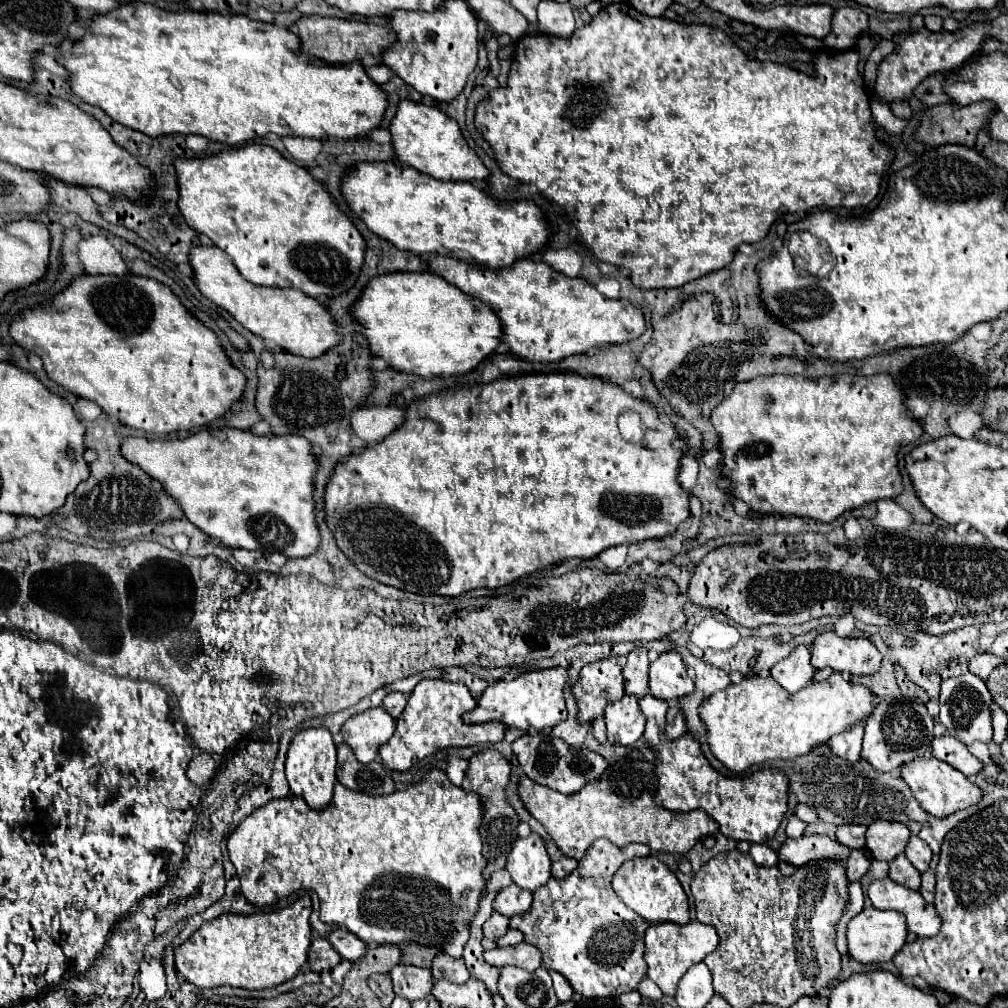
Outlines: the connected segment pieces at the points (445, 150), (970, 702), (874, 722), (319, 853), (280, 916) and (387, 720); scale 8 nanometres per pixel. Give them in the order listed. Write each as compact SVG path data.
M402 100L398 104L396 116L390 122L390 136L396 160L412 166L420 174L440 180L484 180L488 176L484 164L462 138L458 124L434 106Z
M966 672L958 678L948 678L942 682L938 720L946 728L946 734L962 740L964 744L972 744L976 740L990 742L992 740L992 724L990 724L988 704L992 704L992 696L990 696L986 684L976 680L976 676L972 676L970 672Z
M916 698L882 700L866 720L862 758L868 760L878 772L894 772L902 764L928 756L934 740L934 718L928 714L926 706Z
M434 768L424 776L424 780L420 780L416 784L410 784L406 790L396 790L388 796L366 796L366 794L354 792L350 788L344 788L342 784L336 784L336 792L334 792L334 798L332 798L332 804L328 806L328 810L314 810L302 798L296 798L296 796L288 796L288 798L282 798L282 800L272 800L266 806L252 812L232 832L232 836L228 838L228 854L230 854L232 864L236 866L236 872L238 872L238 878L240 878L242 892L244 892L246 900L252 902L258 908L274 906L278 900L284 900L298 890L312 890L320 896L322 922L326 922L326 924L346 926L358 938L372 940L380 946L384 946L384 944L400 946L400 944L406 944L406 942L424 940L424 946L440 946L442 952L446 952L448 956L460 958L462 950L464 950L464 946L470 938L470 924L476 918L482 894L486 892L484 870L488 866L488 860L482 856L482 838L480 838L480 832L478 832L482 820L484 820L482 796L478 796L476 792L466 792L460 786L454 786L448 780L444 770Z
M304 894L292 906L286 906L276 912L262 912L262 914L252 914L252 916L242 916L242 914L218 916L202 924L202 928L196 930L190 940L186 940L182 946L174 950L176 970L198 988L224 986L218 982L250 982L250 984L226 984L226 986L246 988L246 990L262 990L262 988L280 986L288 982L290 978L294 978L308 960L308 948L312 944L312 928L308 922L310 912L312 912L312 900L308 894Z
M376 706L352 716L342 726L342 738L352 746L354 756L362 764L368 764L378 758L378 748L390 740L394 728L396 720L382 706Z

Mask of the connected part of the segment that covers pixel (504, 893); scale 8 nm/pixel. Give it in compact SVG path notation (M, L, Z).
M516 884L502 888L494 900L494 910L502 916L508 916L508 918L528 912L530 906L532 906L532 892L520 888Z

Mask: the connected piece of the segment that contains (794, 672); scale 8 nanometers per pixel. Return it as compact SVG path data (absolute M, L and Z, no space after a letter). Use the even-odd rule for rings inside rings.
M796 646L792 654L780 660L770 672L784 690L796 694L812 682L816 668L810 664L810 650L806 646Z

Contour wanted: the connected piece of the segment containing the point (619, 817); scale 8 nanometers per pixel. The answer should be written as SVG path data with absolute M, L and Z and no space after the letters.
M612 762L612 772L604 772L600 780L586 784L576 794L562 794L522 776L520 798L530 814L544 824L556 846L570 858L582 860L598 838L614 840L616 846L642 842L656 852L672 852L684 856L702 836L716 834L718 824L704 810L672 812L654 802L658 776L654 762Z

